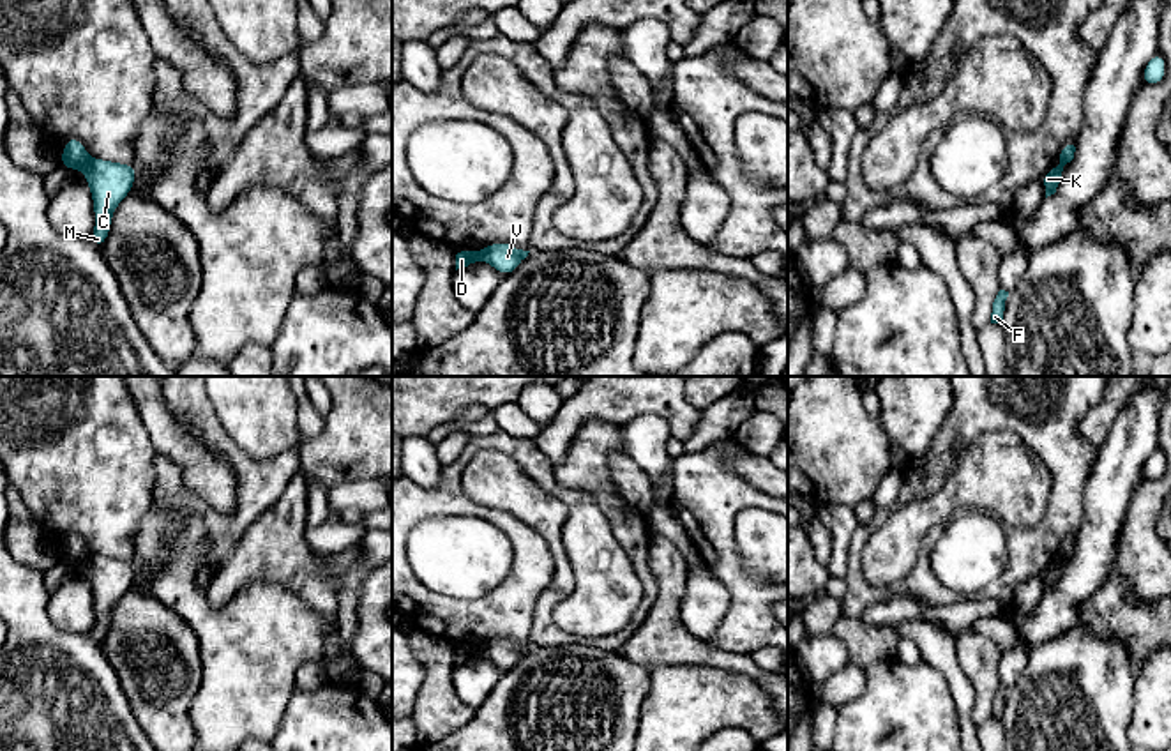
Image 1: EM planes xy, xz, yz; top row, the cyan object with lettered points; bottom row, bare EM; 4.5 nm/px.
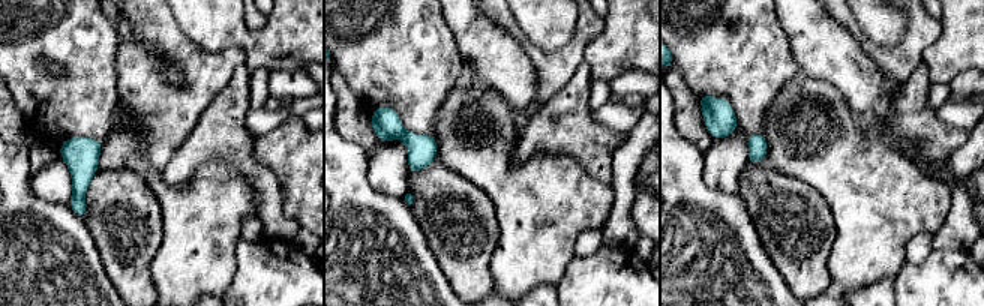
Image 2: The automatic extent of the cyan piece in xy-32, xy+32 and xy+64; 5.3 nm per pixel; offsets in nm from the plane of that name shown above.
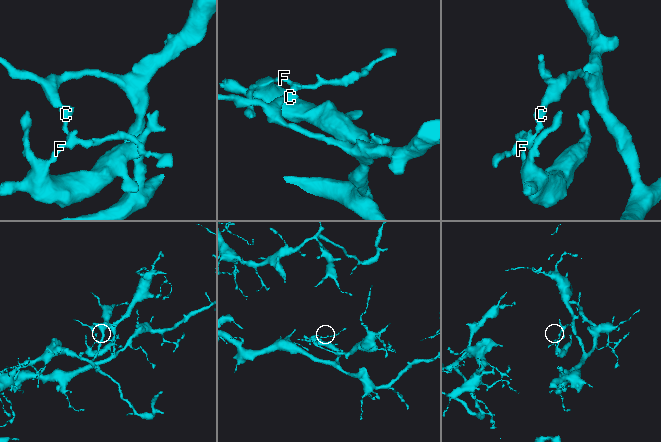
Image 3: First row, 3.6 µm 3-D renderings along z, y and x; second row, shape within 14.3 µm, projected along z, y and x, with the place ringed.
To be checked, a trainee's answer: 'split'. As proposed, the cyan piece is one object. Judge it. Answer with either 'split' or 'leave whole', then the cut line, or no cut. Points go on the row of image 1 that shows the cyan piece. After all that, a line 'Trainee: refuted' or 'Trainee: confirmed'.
split | xy (90, 159), (83, 166)
Trainee: confirmed

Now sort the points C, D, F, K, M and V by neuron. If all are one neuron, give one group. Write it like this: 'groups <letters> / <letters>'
groups C F K M V / D

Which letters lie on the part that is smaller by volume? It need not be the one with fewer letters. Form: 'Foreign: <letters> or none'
Foreign: C, F, K, M, V

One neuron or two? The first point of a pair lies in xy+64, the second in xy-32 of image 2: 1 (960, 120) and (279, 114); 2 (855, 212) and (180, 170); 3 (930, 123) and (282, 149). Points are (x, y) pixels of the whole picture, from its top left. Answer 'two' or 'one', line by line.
1: one
2: two
3: two

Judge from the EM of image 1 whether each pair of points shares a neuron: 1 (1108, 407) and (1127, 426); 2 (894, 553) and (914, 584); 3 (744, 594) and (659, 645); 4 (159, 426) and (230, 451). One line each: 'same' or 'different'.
1: different
2: different
3: different
4: different

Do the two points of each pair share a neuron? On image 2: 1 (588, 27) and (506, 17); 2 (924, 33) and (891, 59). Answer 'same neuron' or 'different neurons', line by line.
1: same neuron
2: same neuron

